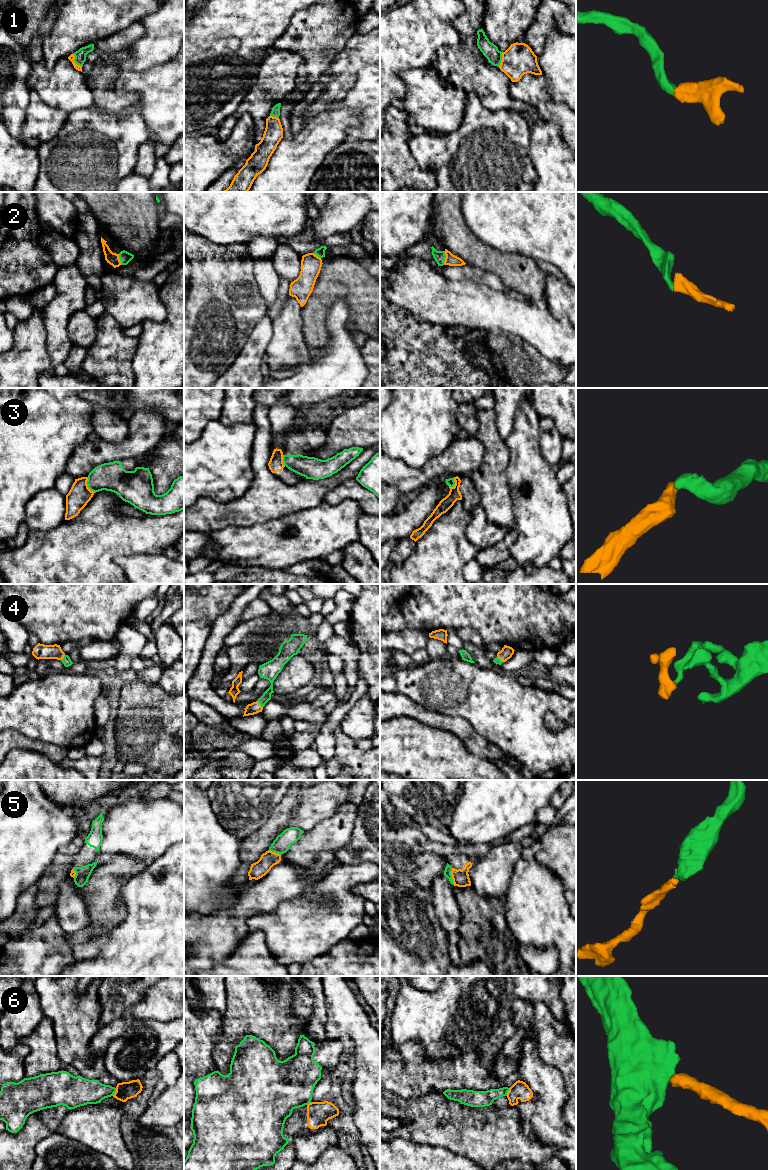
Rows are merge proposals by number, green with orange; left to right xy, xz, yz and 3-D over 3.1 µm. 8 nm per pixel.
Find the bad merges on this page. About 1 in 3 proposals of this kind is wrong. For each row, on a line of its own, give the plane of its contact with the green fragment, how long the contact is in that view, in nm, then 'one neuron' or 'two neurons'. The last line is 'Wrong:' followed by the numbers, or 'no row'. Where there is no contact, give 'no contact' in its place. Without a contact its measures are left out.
1: xy | 130 nm | one neuron
2: yz | 110 nm | one neuron
3: yz | 110 nm | two neurons
4: xz | 80 nm | one neuron
5: yz | 140 nm | one neuron
6: xy | 70 nm | two neurons
Wrong: 3, 6

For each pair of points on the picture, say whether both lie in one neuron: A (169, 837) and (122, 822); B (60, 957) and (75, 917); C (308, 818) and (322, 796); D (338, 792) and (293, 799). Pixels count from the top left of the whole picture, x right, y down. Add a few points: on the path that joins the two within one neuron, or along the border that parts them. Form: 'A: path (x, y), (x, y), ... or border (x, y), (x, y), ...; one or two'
A: path (157, 828), (134, 828); one
B: border (54, 915), (63, 932); two
C: path (308, 813), (320, 801); one
D: border (308, 790), (300, 796), (300, 803), (289, 819); two

